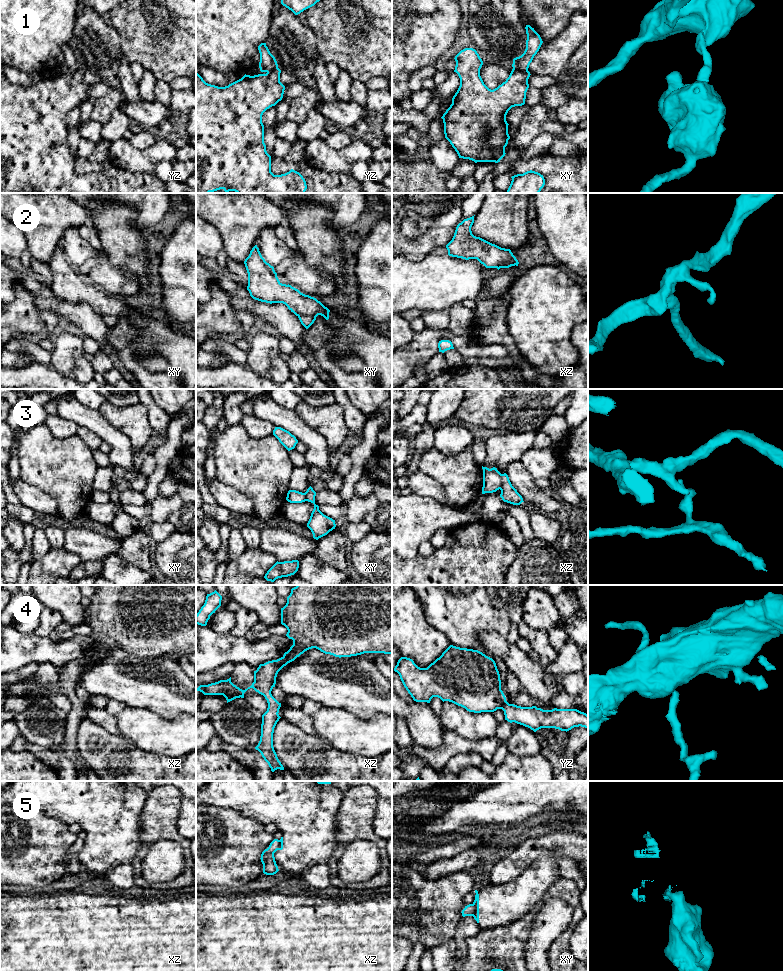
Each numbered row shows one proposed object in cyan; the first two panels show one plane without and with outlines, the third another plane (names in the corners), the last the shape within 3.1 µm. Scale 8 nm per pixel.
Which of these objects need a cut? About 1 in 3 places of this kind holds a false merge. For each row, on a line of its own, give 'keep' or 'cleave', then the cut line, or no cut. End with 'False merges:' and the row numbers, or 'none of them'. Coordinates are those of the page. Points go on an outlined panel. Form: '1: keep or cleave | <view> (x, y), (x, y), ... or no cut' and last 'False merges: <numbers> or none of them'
1: cleave | xy (513, 67), (527, 71)
2: keep | no cut
3: cleave | xz (501, 474), (501, 486), (499, 488)
4: keep | no cut
5: cleave | xy (471, 904), (474, 909), (472, 915)
False merges: 1, 3, 5

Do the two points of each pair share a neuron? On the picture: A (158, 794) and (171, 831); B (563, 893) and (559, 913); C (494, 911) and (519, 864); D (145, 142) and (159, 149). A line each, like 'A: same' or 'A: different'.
A: same
B: different
C: different
D: different

